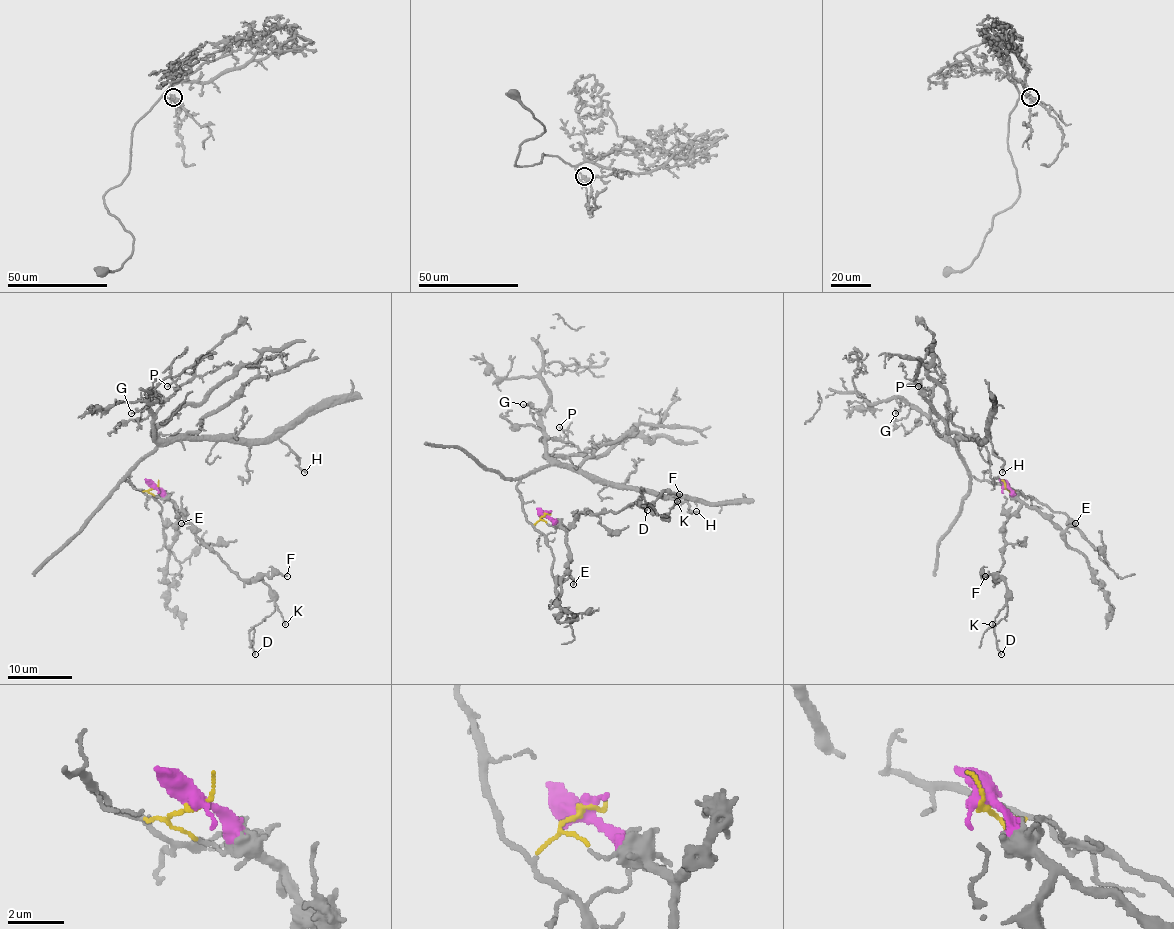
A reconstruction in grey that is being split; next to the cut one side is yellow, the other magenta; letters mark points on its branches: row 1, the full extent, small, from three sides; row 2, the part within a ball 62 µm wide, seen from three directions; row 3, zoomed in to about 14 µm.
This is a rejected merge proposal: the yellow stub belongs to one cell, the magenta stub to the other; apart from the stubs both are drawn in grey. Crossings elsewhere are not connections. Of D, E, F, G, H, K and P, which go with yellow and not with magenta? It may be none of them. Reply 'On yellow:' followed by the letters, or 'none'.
On yellow: G, H, P

